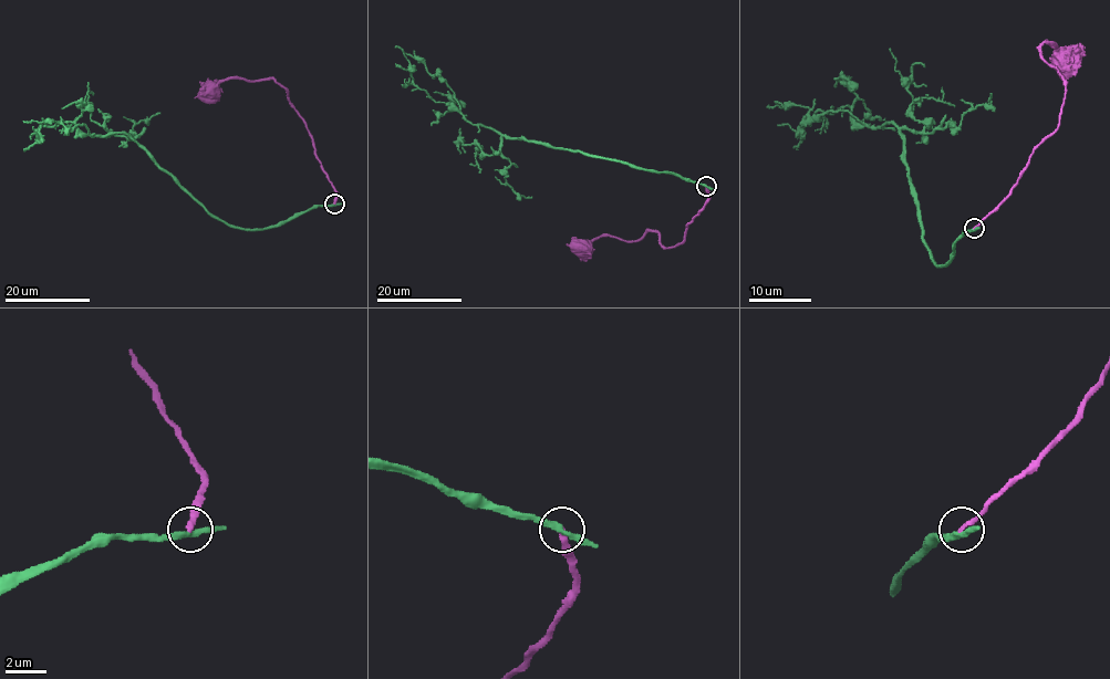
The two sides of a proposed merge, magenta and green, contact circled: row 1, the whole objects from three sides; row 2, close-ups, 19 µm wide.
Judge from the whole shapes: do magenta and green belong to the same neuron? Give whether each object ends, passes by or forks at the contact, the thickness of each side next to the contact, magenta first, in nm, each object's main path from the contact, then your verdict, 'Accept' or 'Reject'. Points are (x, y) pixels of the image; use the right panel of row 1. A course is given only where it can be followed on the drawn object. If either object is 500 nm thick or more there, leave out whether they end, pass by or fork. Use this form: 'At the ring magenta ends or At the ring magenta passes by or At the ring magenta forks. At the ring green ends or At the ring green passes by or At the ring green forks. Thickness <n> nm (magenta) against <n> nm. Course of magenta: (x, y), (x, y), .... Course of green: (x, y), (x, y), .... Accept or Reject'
At the ring magenta ends. At the ring green passes by. Thickness 260 nm (magenta) against 280 nm. Course of magenta: (973, 228), (1058, 127), (1066, 81), (1045, 62), (1040, 46), (1056, 46), (1049, 43), (1074, 54), (1070, 62). Course of green: (973, 228), (939, 265), (891, 123), (769, 105). Reject

